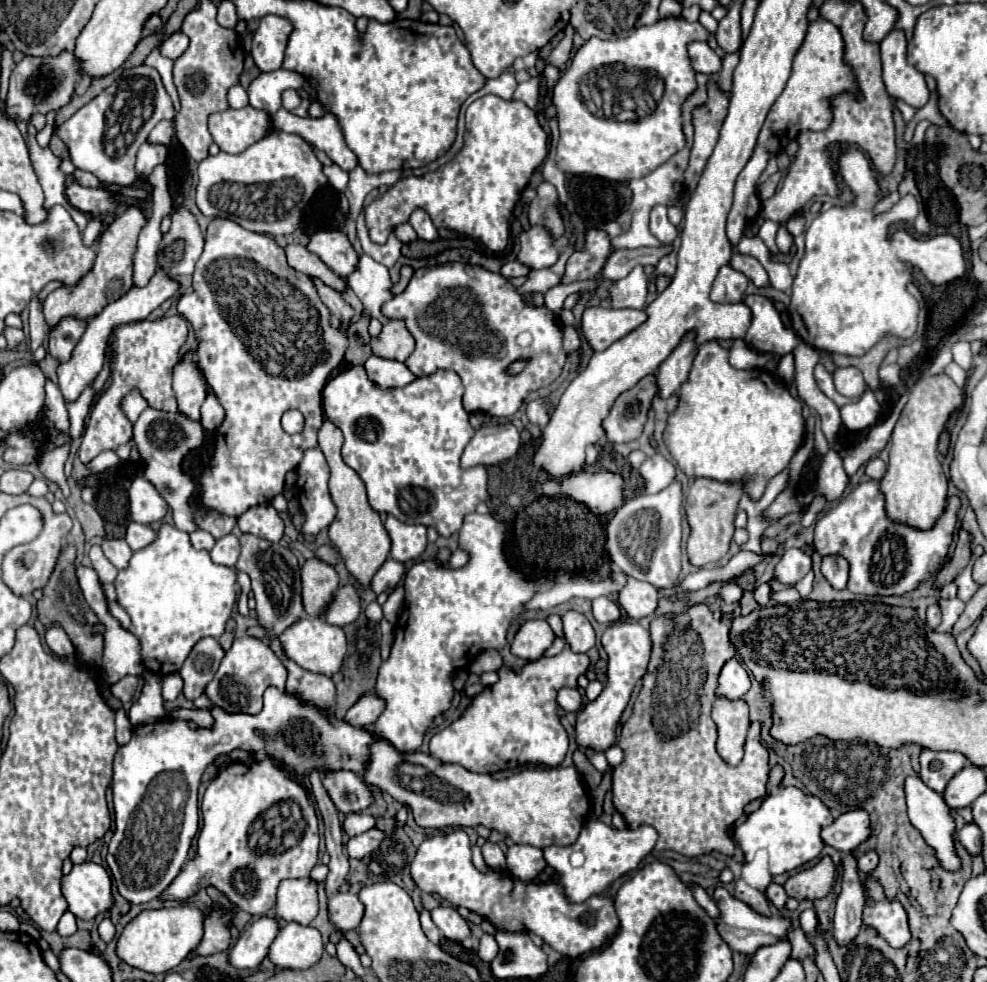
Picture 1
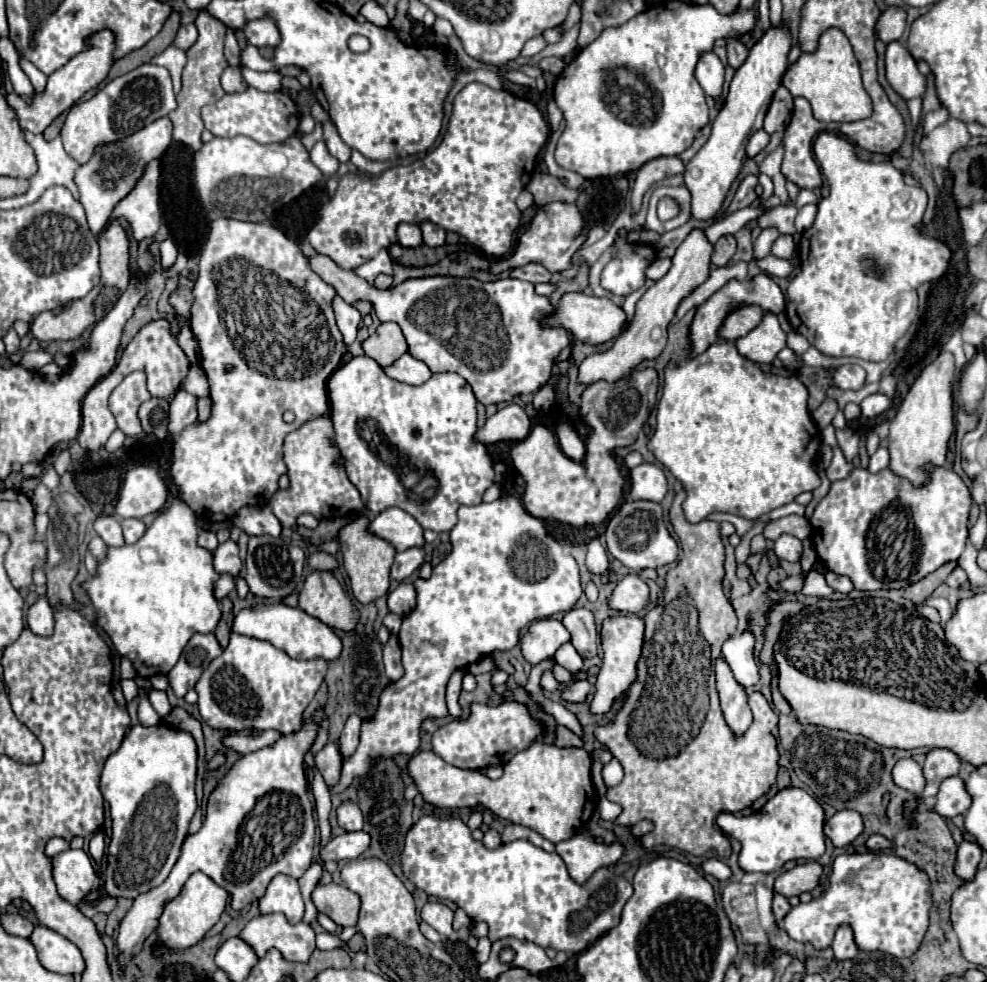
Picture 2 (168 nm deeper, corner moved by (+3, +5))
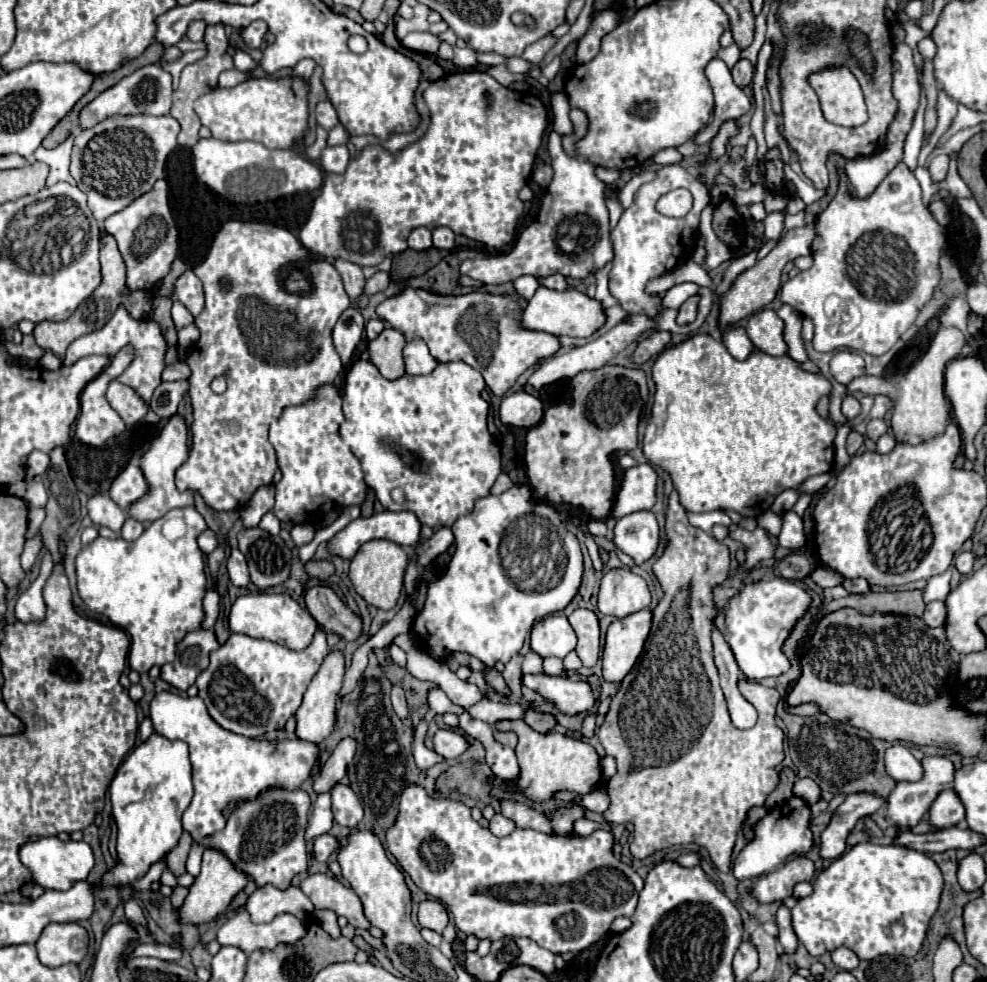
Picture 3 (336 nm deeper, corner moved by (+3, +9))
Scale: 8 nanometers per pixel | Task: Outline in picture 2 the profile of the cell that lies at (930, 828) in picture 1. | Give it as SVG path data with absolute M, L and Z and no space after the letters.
M900 759L900 761L894 765L892 777L894 777L894 783L896 783L898 787L908 789L908 791L914 793L914 795L920 795L920 793L924 791L926 779L924 779L924 775L922 775L920 765L918 765L914 759Z

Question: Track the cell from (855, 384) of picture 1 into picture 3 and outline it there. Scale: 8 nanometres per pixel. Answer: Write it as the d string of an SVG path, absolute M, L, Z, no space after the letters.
M838 351L830 361L830 369L838 383L848 385L852 379L864 375L864 359L854 351Z

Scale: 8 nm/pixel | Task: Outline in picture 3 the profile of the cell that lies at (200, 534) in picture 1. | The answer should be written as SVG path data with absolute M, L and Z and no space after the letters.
M206 529L204 533L200 533L200 537L198 537L198 545L200 545L200 549L202 549L206 555L208 555L208 553L212 553L212 551L216 549L216 545L218 545L214 531Z

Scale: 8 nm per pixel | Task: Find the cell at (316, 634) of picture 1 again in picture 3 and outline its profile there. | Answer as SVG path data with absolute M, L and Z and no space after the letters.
M254 593L238 597L230 609L228 625L234 633L244 633L254 639L268 639L294 651L308 647L314 633L318 631L318 623L308 613L308 609L284 593Z

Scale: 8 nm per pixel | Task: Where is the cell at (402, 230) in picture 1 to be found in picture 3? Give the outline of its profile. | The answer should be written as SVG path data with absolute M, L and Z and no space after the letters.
M418 227L410 233L408 237L408 245L414 251L426 251L432 247L432 231L428 227Z

